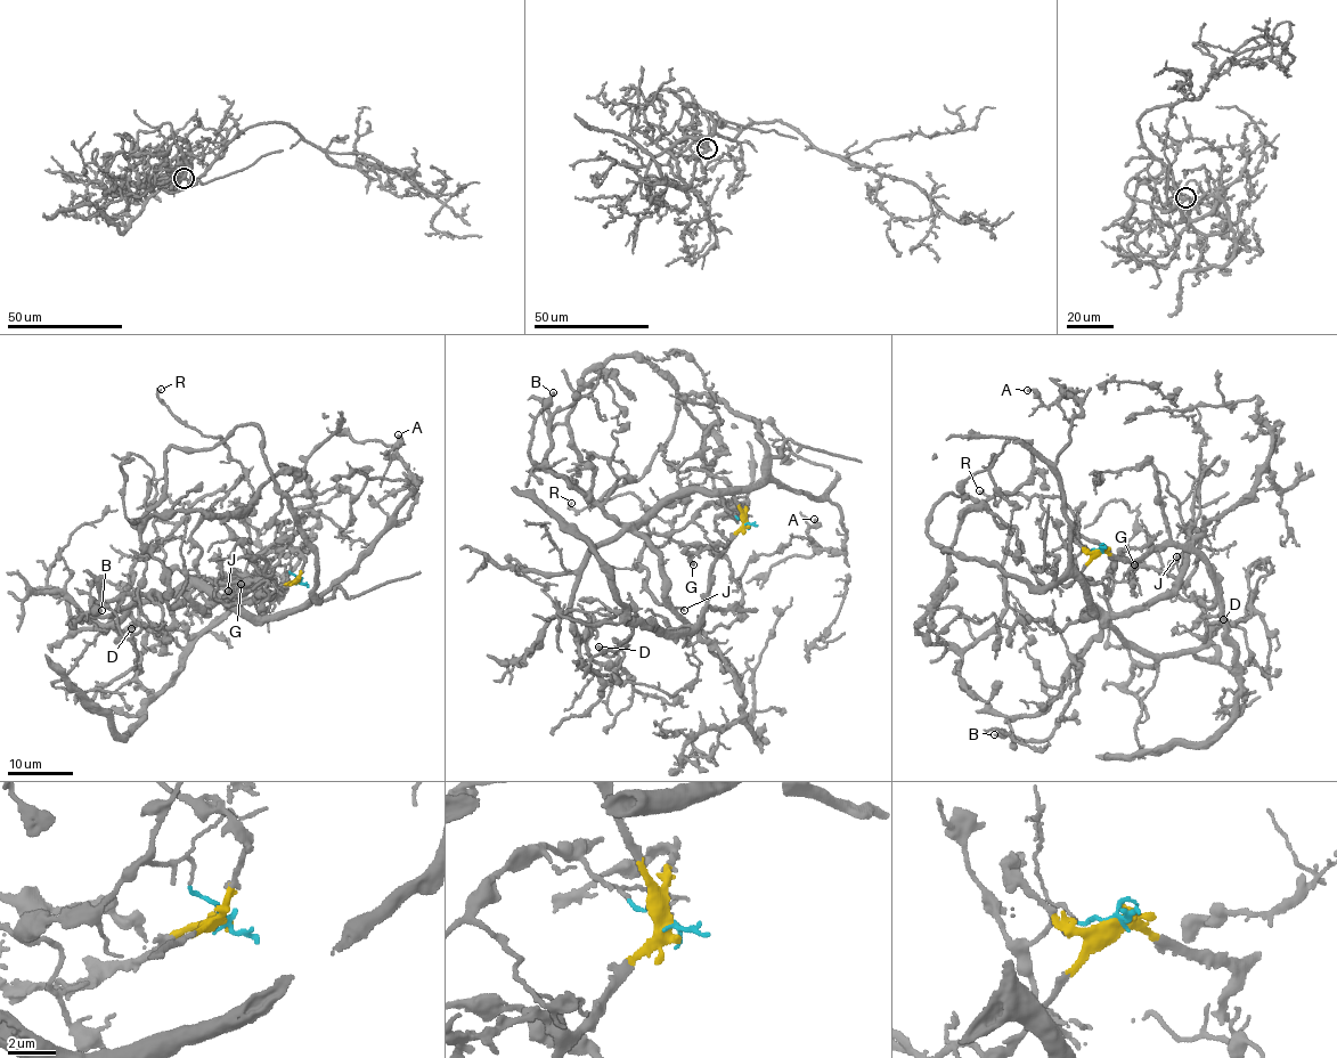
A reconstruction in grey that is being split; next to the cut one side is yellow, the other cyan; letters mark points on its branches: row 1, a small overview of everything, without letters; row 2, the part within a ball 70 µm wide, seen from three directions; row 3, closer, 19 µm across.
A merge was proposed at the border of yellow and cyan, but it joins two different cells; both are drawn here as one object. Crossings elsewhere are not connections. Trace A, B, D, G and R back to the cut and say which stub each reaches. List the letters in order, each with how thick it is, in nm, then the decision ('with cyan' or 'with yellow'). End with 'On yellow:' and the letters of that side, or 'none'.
A: calibre 150 nm; with cyan
B: calibre 200 nm; with cyan
D: calibre 200 nm; with yellow
G: calibre 240 nm; with yellow
R: calibre 120 nm; with cyan
On yellow: D, G

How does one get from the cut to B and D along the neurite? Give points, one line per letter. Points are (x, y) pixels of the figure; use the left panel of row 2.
B: (298, 582), (287, 564), (242, 585), (204, 579), (190, 592), (141, 596), (71, 624), (92, 607), (102, 610)
D: (298, 580), (271, 594), (255, 587), (235, 603), (155, 697), (137, 676), (131, 628)

